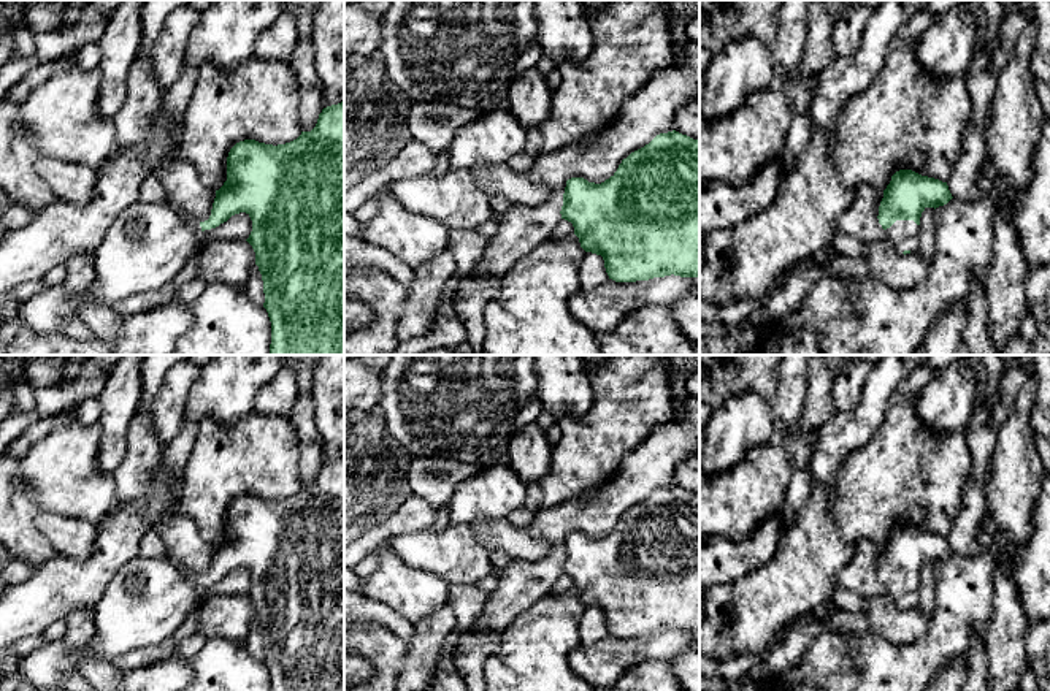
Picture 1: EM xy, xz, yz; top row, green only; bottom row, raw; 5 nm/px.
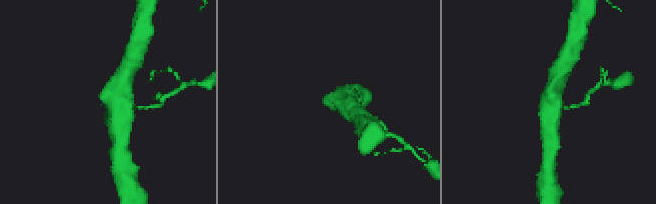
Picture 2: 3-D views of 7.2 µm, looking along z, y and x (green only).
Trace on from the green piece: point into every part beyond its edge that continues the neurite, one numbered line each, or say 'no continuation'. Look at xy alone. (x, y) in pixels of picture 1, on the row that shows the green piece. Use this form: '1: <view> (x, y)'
1: xy (148, 244)

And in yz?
1: yz (904, 235)

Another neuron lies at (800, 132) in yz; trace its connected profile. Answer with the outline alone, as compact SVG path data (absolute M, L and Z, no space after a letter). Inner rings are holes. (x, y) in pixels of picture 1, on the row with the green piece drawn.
M809 109L804 113L796 113L784 144L780 182L785 181L798 158L804 154L806 147L809 146L812 132L814 127L810 122Z

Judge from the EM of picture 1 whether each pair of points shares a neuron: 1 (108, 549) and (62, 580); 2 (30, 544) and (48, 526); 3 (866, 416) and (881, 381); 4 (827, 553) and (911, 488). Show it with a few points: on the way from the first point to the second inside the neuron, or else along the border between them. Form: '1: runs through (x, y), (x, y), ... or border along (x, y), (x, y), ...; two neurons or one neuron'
1: runs through (99, 561), (80, 580), (75, 580); one neuron
2: border along (40, 512), (37, 528), (56, 552); two neurons
3: runs through (873, 408), (877, 389); one neuron
4: runs through (847, 533), (890, 490); one neuron

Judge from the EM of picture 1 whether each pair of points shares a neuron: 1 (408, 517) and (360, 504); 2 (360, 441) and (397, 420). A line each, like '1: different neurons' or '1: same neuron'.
1: different neurons
2: different neurons

